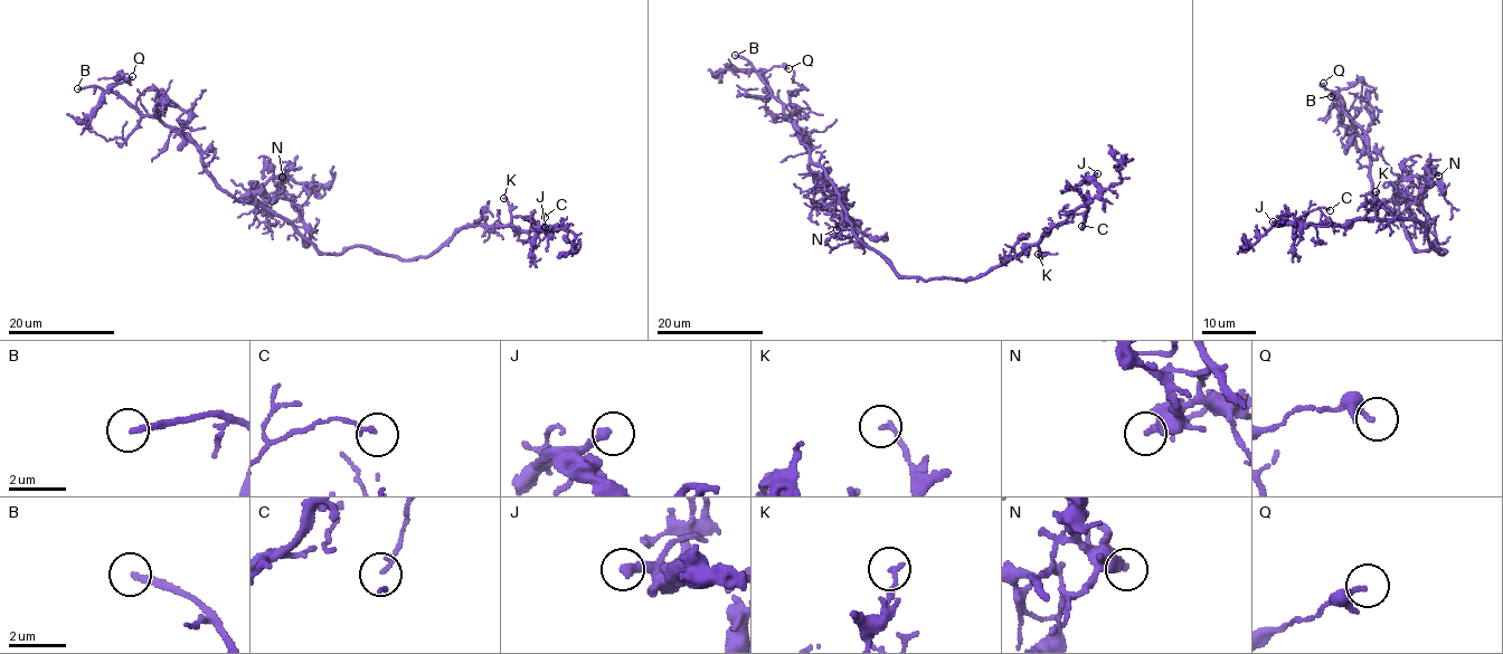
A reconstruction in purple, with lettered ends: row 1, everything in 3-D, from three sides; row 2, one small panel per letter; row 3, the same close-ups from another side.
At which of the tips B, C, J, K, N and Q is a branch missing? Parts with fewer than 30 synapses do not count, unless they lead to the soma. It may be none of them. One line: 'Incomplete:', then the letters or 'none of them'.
Incomplete: B, N

